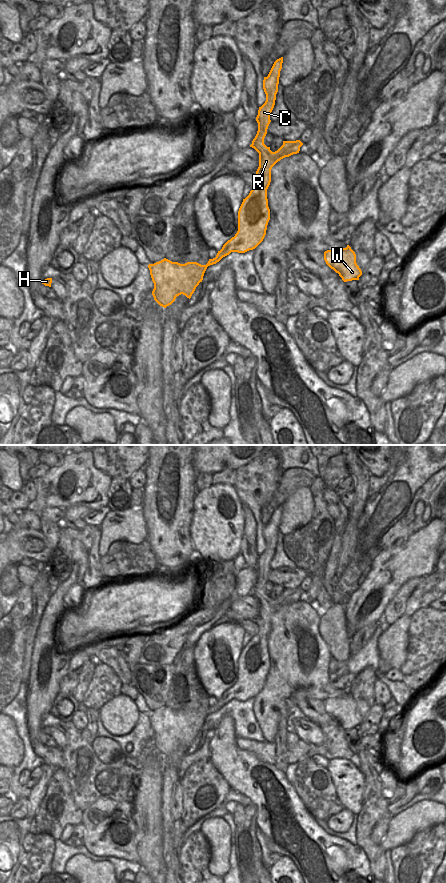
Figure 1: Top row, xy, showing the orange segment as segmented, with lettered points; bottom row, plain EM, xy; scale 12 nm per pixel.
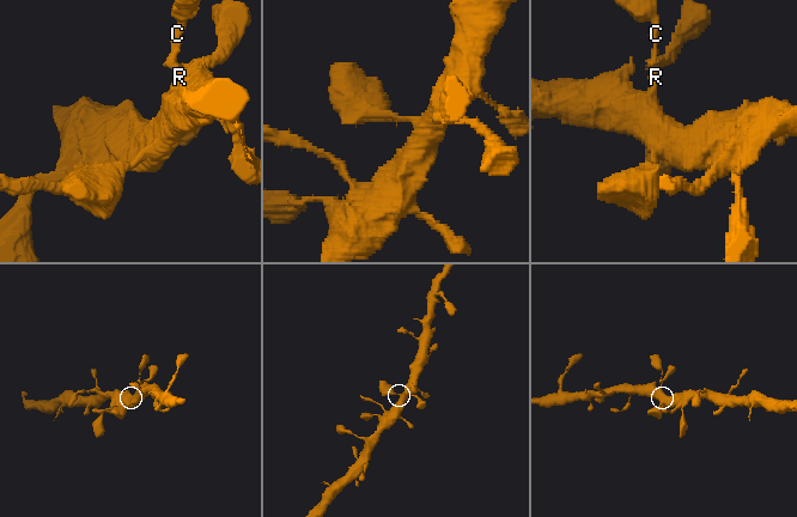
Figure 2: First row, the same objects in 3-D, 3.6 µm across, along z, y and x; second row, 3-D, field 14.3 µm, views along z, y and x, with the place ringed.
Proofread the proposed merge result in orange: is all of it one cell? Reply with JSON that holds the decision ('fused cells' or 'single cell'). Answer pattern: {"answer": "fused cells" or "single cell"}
{"answer": "single cell"}

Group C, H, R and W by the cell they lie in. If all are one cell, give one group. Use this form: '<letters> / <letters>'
C H R W

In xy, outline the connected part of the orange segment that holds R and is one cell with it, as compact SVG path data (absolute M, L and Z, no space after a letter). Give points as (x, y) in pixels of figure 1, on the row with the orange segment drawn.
M283 57L277 59L268 76L263 80L266 101L259 107L256 117L258 131L250 145L259 153L259 167L256 171L258 184L243 199L239 208L238 231L223 245L215 258L209 259L206 265L197 262L180 264L166 258L148 265L154 283L152 295L154 300L164 308L171 305L181 294L190 299L196 287L202 282L208 266L216 264L231 252L245 253L255 249L266 235L270 220L267 189L271 182L271 169L281 159L299 153L300 147L303 145L300 140L283 141L283 145L277 151L272 152L270 147L264 144L264 138L271 122L270 113L274 108L278 92L282 63Z

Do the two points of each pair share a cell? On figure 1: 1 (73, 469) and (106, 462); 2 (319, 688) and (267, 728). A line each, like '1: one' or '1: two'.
1: two
2: one

